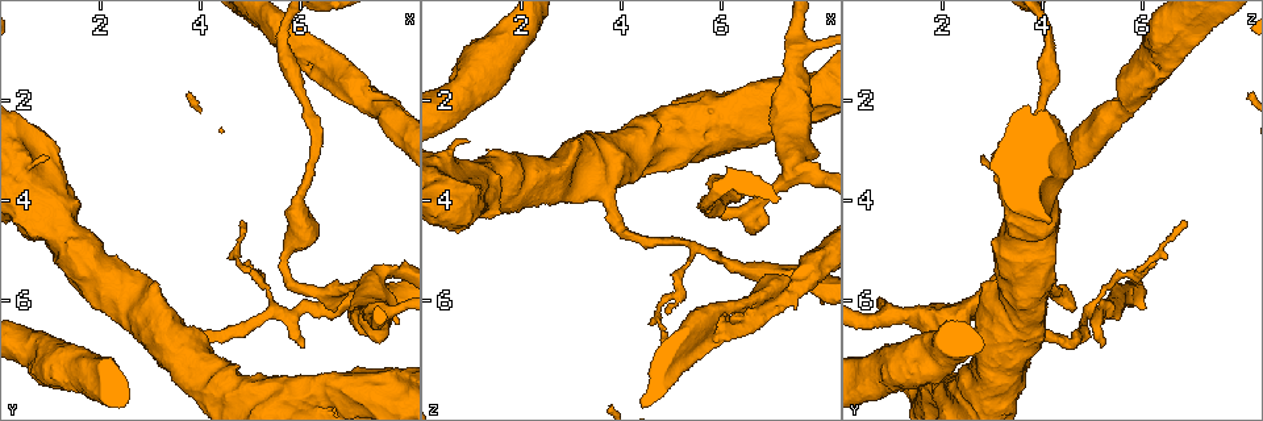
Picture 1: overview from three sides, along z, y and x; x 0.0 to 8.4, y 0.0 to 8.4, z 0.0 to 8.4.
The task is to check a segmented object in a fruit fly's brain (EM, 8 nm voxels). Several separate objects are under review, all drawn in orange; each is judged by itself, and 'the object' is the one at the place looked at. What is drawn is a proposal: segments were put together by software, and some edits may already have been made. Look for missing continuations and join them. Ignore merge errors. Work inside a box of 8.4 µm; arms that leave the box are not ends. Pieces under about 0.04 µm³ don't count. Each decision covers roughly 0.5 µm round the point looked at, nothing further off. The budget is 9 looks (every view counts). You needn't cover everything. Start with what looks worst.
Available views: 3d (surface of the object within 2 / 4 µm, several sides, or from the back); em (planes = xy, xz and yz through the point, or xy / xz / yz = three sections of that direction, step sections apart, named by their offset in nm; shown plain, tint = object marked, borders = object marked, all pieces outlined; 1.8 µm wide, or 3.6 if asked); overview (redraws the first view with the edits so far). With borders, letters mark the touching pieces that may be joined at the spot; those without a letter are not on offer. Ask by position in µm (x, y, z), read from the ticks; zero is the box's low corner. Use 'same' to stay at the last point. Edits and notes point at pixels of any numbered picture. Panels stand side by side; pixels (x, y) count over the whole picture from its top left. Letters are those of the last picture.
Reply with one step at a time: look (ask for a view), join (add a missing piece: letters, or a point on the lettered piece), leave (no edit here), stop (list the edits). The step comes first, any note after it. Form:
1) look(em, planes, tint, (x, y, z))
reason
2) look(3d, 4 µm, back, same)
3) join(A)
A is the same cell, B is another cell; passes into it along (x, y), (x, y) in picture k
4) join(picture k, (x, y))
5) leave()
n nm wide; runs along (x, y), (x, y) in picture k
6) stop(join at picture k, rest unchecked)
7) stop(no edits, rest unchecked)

look(em, yz, step 4, borders, (4.90, 4.45, 6.85))
end of a long branch

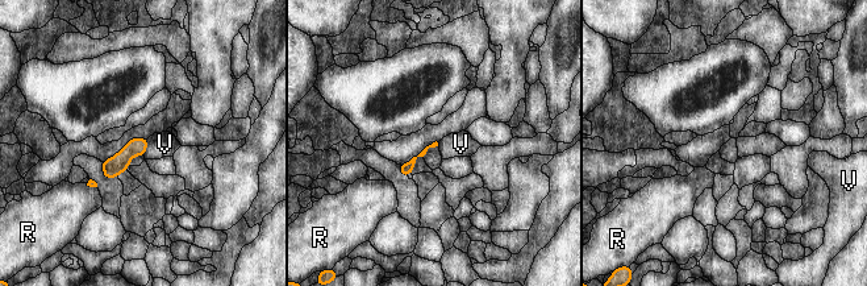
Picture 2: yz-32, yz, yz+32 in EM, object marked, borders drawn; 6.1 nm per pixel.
leave()
R and V are other cells; runs along (144, 141), (134, 146), (107, 173) in picture 2; none of them fits

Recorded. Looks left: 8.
look(3d, 2 µm, (6.70, 6.20, 4.70))
free end

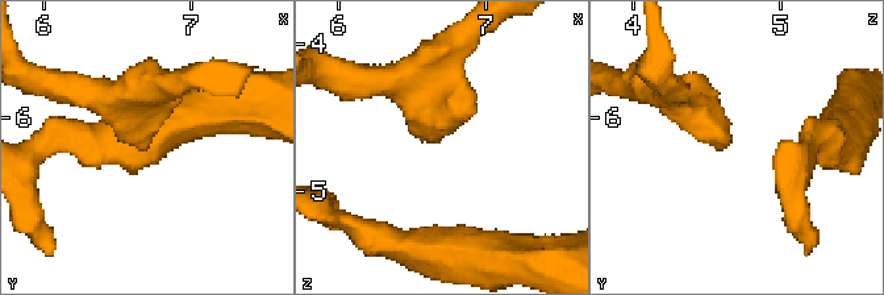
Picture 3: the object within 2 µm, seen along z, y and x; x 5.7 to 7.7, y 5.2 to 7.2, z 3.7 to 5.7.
look(em, xz, step 16, tint, (6.68, 6.22, 4.62))
need the tissue

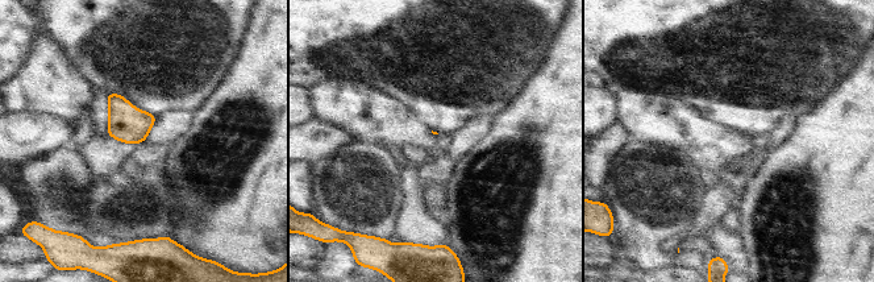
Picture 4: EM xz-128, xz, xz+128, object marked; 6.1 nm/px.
look(em, xy, step 16, borders, same)

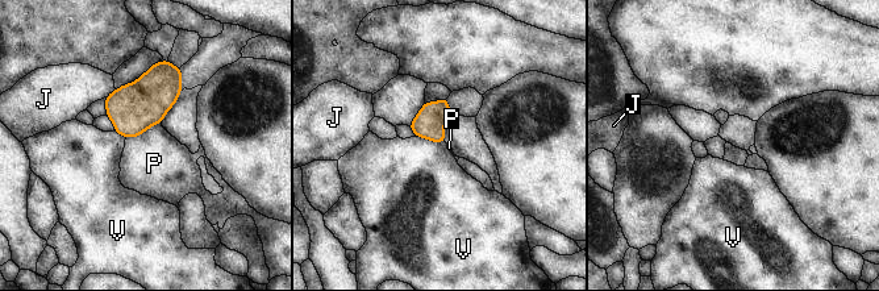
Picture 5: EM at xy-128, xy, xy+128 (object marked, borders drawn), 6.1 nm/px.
leave()
P touches over 240 nm; J, P and V are other cells; border along (416, 136), (444, 142) in picture 5; none of them fits

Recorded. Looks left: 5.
look(em, xy, step 8, tint, (5.25, 0.60, 7.30))
closes a loop

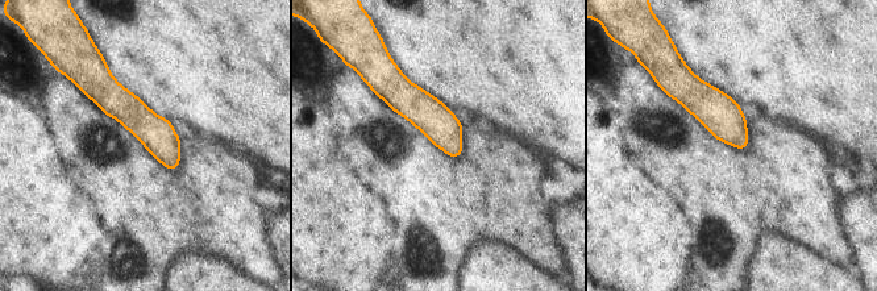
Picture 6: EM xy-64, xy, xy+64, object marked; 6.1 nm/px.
look(em, planes, borders, same)
cut it another way

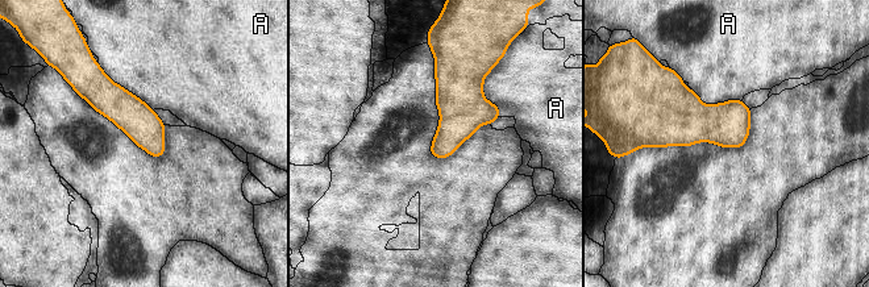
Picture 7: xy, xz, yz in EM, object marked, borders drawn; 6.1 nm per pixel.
leave()
A is another cell; border along (98, 65), (112, 80), (153, 109) in picture 7; no lettered piece goes on from it

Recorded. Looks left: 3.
look(em, yz, step 16, borders, (6.75, 1.10, 5.80))
stops while still wide

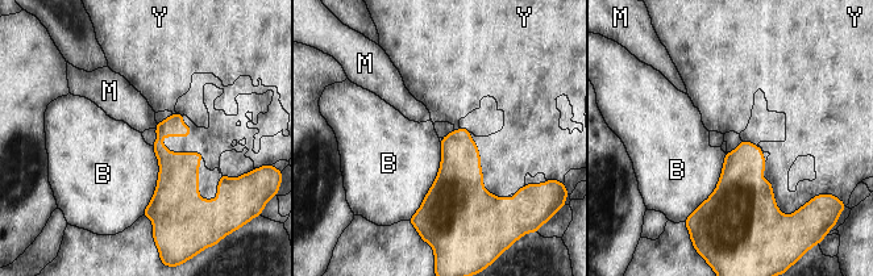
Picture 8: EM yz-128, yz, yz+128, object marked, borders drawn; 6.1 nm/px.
leave()
B, M and Y are other cells; border along (441, 142), (437, 176), (407, 220) in picture 8; no lettered piece goes on from it

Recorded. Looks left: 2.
stop(no edits, rest unchecked)

